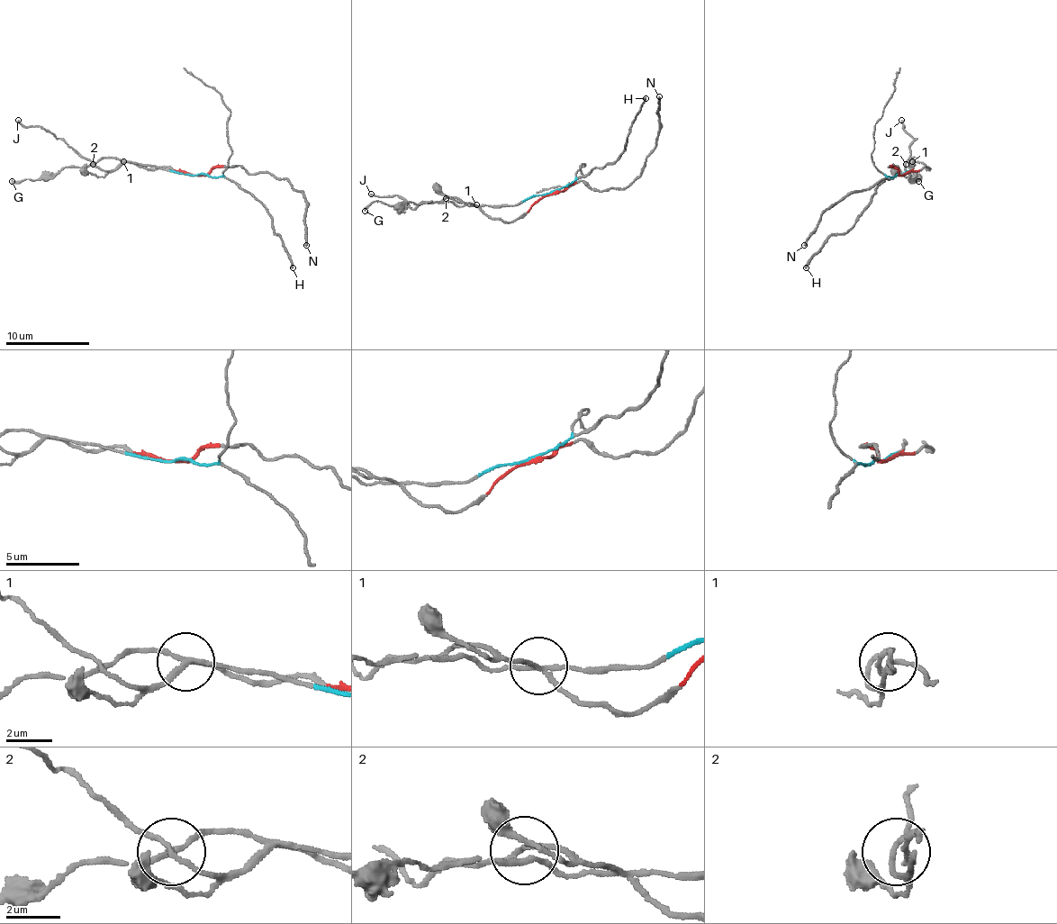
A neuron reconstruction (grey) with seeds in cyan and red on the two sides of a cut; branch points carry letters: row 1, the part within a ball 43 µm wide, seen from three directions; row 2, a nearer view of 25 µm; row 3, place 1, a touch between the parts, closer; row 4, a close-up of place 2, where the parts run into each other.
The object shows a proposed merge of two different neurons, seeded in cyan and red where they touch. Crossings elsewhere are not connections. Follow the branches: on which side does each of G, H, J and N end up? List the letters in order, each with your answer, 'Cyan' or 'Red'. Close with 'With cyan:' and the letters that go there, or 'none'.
G: Cyan
H: Cyan
J: Red
N: Red
With cyan: G, H

